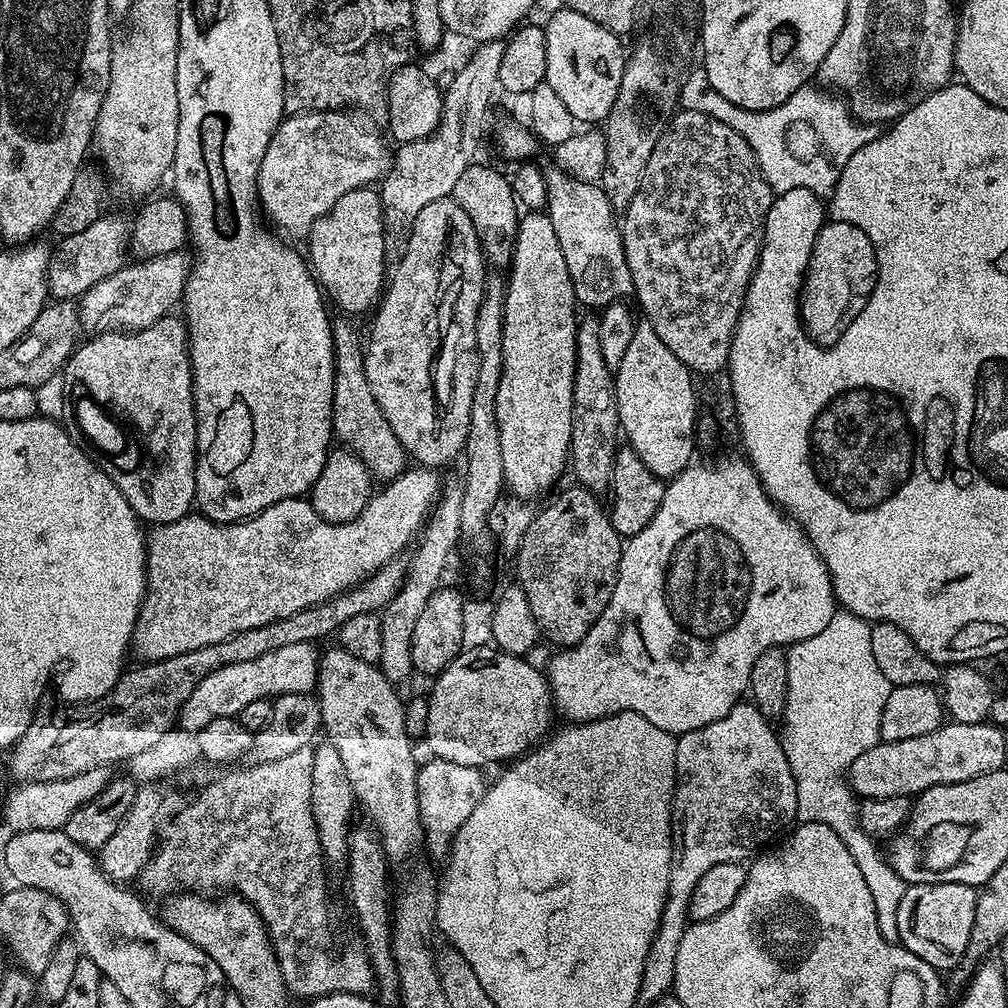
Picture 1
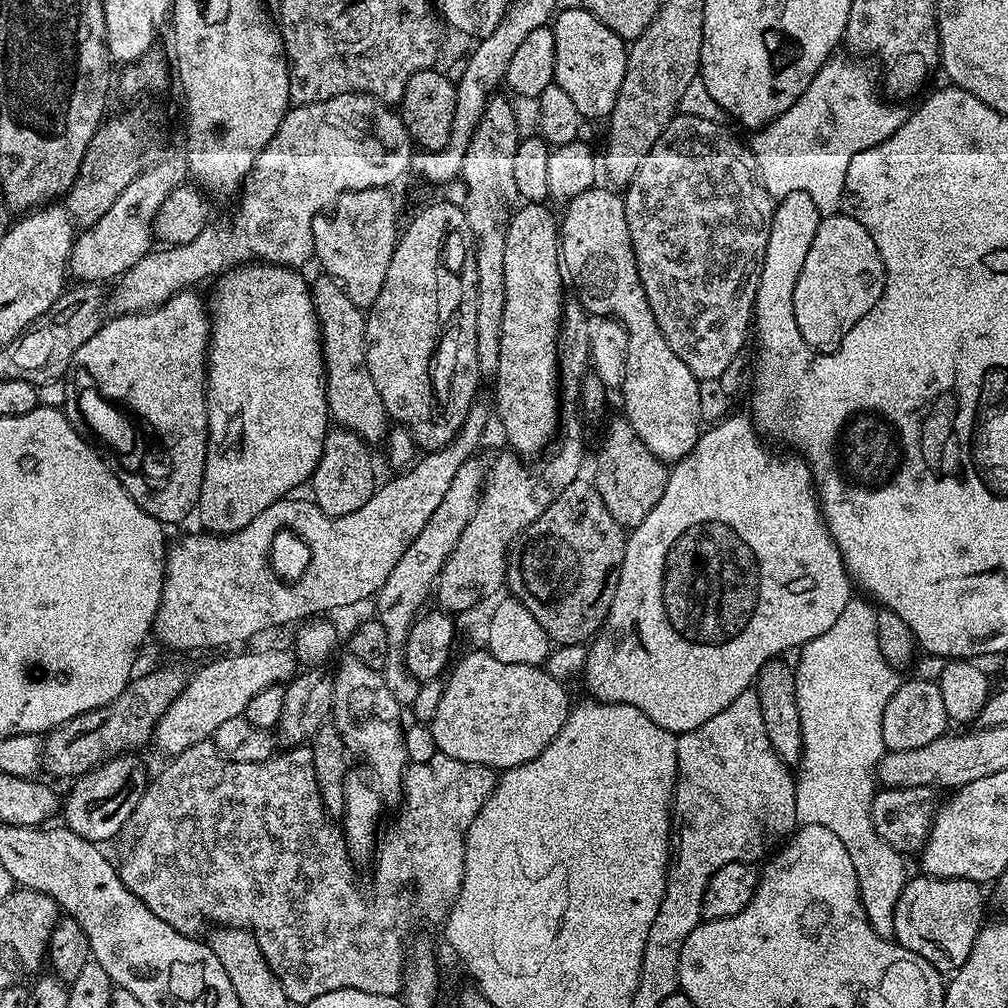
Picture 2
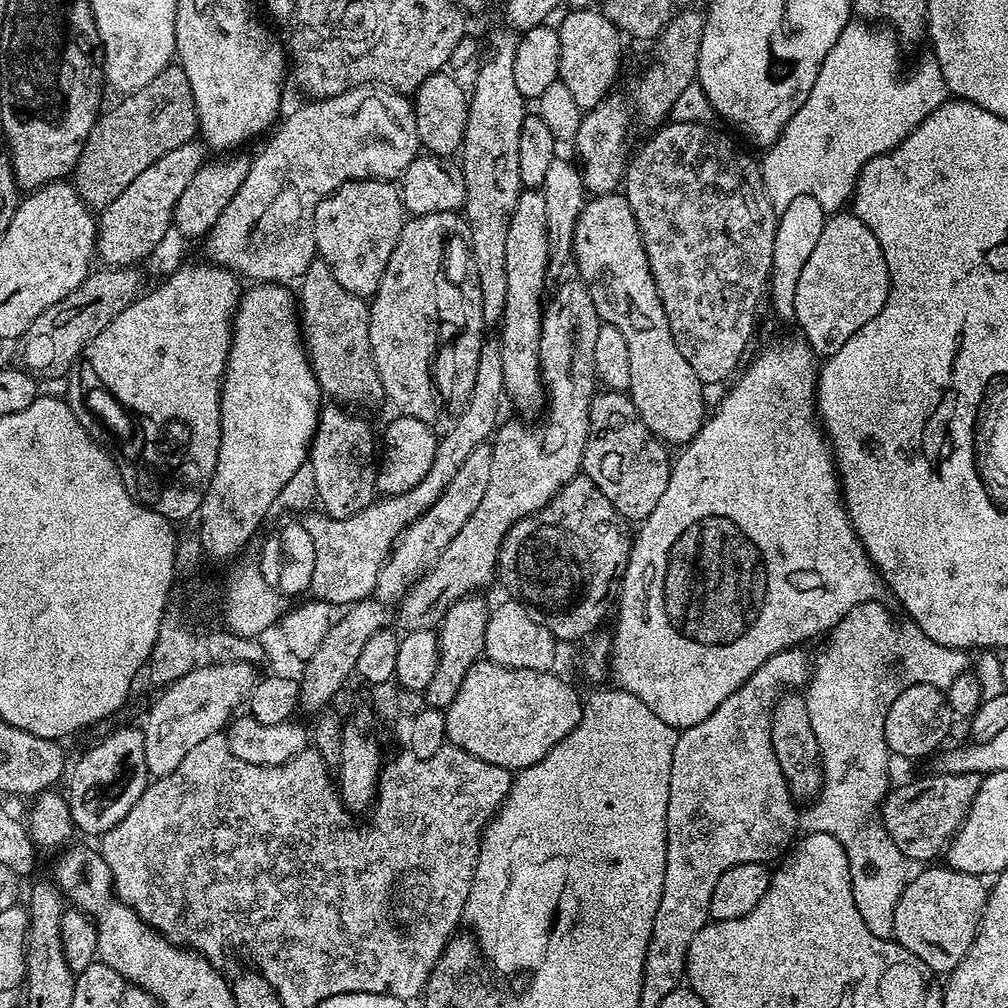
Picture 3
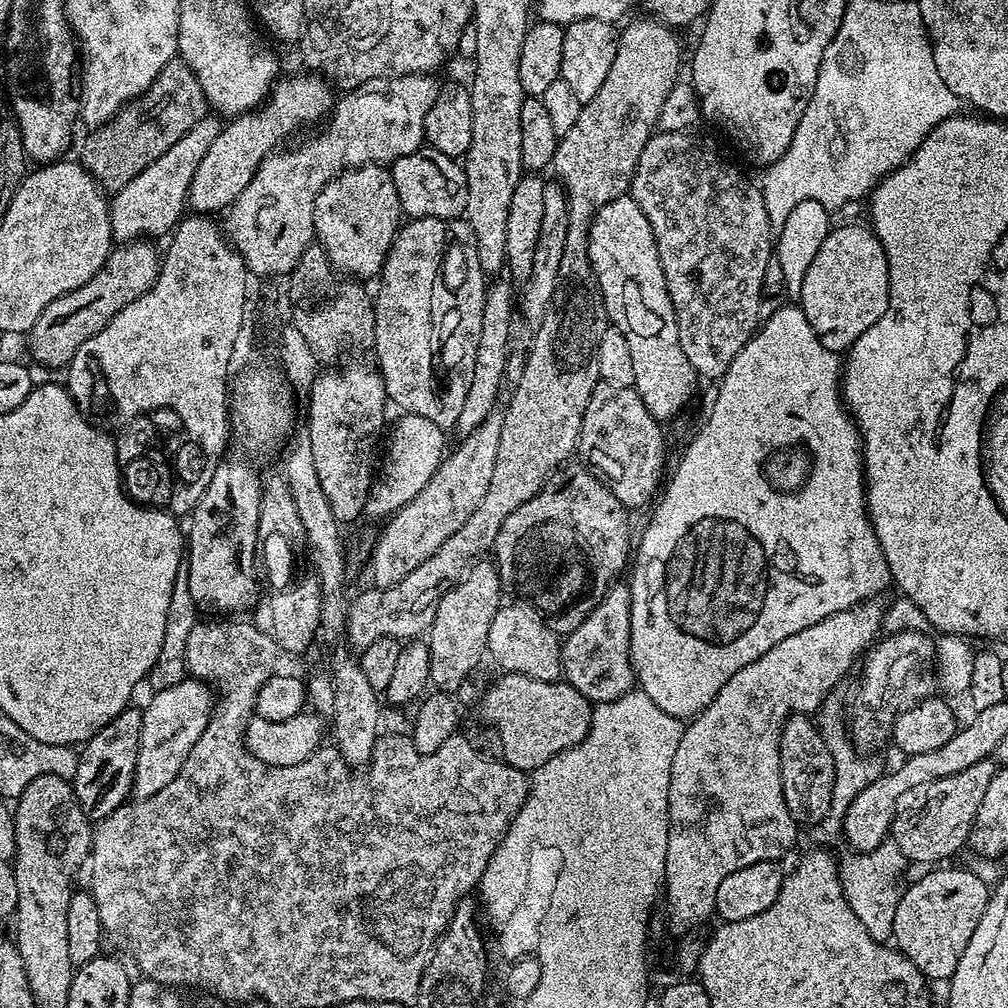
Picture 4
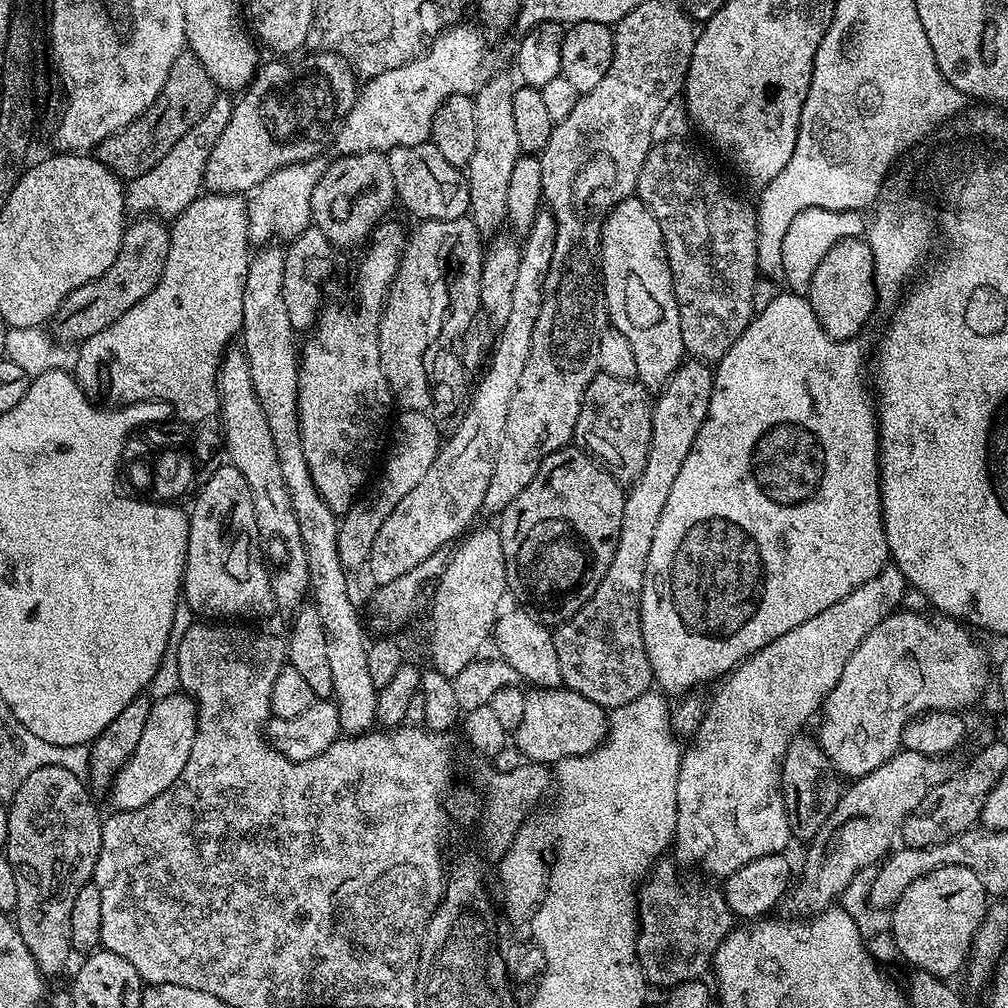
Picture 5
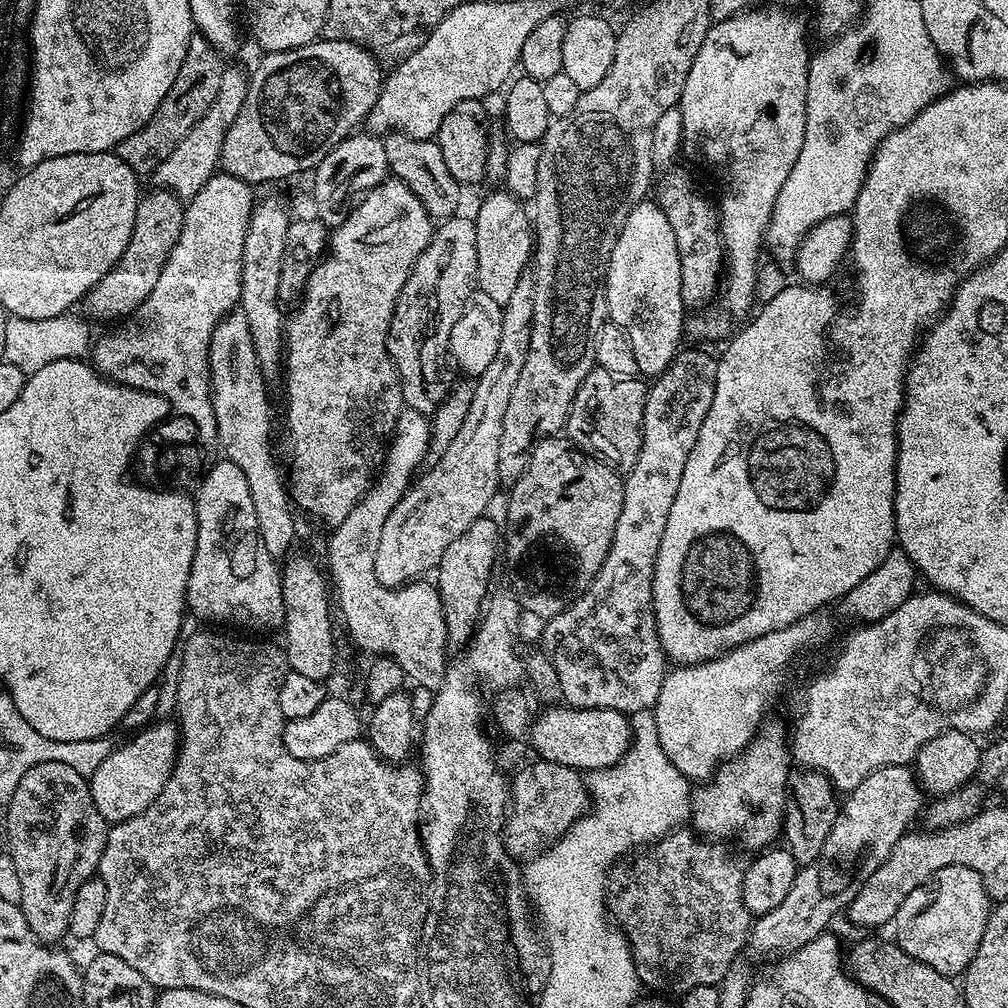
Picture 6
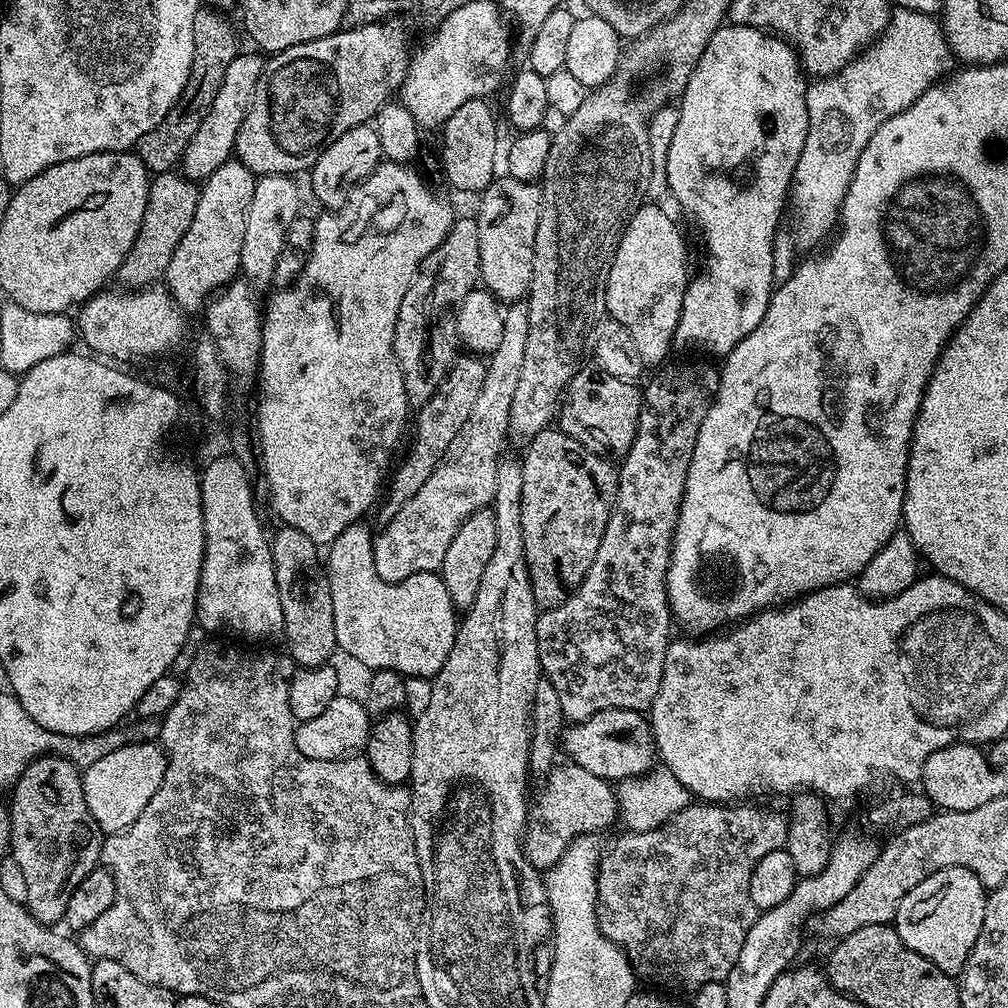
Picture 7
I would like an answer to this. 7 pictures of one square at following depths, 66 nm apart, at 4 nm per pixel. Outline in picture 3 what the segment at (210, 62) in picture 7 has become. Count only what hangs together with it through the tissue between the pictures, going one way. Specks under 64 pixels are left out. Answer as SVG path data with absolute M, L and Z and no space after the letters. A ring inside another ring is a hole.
M173 62L149 84L127 93L109 112L108 109L101 111L96 117L76 163L76 193L93 210L110 206L146 166L154 166L162 154L170 154L170 150L178 150L178 146L193 143L199 127L190 78L186 78L186 70L182 70L179 63Z

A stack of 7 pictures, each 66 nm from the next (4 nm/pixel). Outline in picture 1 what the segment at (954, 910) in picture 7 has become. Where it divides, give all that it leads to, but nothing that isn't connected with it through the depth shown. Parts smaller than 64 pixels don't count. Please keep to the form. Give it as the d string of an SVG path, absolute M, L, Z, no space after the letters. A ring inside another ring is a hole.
M909 884L896 911L899 943L909 948L922 962L937 970L951 970L964 959L974 926L977 889L971 884Z

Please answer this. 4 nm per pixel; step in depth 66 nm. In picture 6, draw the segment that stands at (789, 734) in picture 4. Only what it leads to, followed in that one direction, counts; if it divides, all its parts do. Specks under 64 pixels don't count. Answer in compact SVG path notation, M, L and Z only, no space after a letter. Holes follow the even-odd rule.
M805 768L798 771L800 772L795 771L788 779L782 834L786 838L784 842L788 852L797 865L803 866L815 863L820 857L834 818L839 812L840 802L832 781L823 772Z

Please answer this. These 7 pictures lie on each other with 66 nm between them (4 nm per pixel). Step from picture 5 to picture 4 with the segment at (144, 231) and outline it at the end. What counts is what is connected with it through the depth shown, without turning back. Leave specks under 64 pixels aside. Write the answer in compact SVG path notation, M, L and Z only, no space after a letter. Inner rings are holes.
M147 239L132 240L129 244L113 247L108 255L108 263L100 269L90 282L78 286L78 290L70 290L62 294L34 322L30 333L32 348L36 351L39 363L44 368L56 370L63 369L78 354L78 346L82 342L87 342L89 338L94 338L98 330L102 330L118 314L118 310L126 310L130 302L142 298L146 290L150 290L156 285L156 279L160 273L162 263L161 253L156 253L155 243Z

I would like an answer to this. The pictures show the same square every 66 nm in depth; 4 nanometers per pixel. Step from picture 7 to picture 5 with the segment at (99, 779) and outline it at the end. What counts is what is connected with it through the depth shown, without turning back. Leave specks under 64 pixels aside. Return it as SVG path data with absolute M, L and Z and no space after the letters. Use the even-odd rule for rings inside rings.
M191 695L164 696L153 703L150 718L146 718L146 727L142 729L142 738L134 754L128 756L120 772L112 779L110 795L112 808L117 812L133 812L158 798L162 790L174 786L174 778L182 774L186 758L190 758L190 746L194 746L196 733L196 701Z

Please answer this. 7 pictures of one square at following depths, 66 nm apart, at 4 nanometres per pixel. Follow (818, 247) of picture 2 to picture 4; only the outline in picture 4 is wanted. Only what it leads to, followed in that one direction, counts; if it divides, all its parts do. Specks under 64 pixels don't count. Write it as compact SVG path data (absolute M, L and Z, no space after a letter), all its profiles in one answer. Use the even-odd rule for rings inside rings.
M848 224L829 229L822 246L813 253L798 288L798 306L822 346L831 352L847 351L862 333L882 318L889 306L889 264L876 233L865 225Z

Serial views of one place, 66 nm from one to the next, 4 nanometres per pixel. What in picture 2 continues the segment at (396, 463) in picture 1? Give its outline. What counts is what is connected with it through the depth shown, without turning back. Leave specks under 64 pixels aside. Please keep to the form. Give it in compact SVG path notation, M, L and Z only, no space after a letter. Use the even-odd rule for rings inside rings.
M327 274L310 284L316 317L320 323L320 345L324 355L324 381L328 399L328 415L339 427L350 430L363 438L365 444L375 446L390 431L390 417L370 378L370 366L366 362L365 309L360 308L344 292L344 289Z

